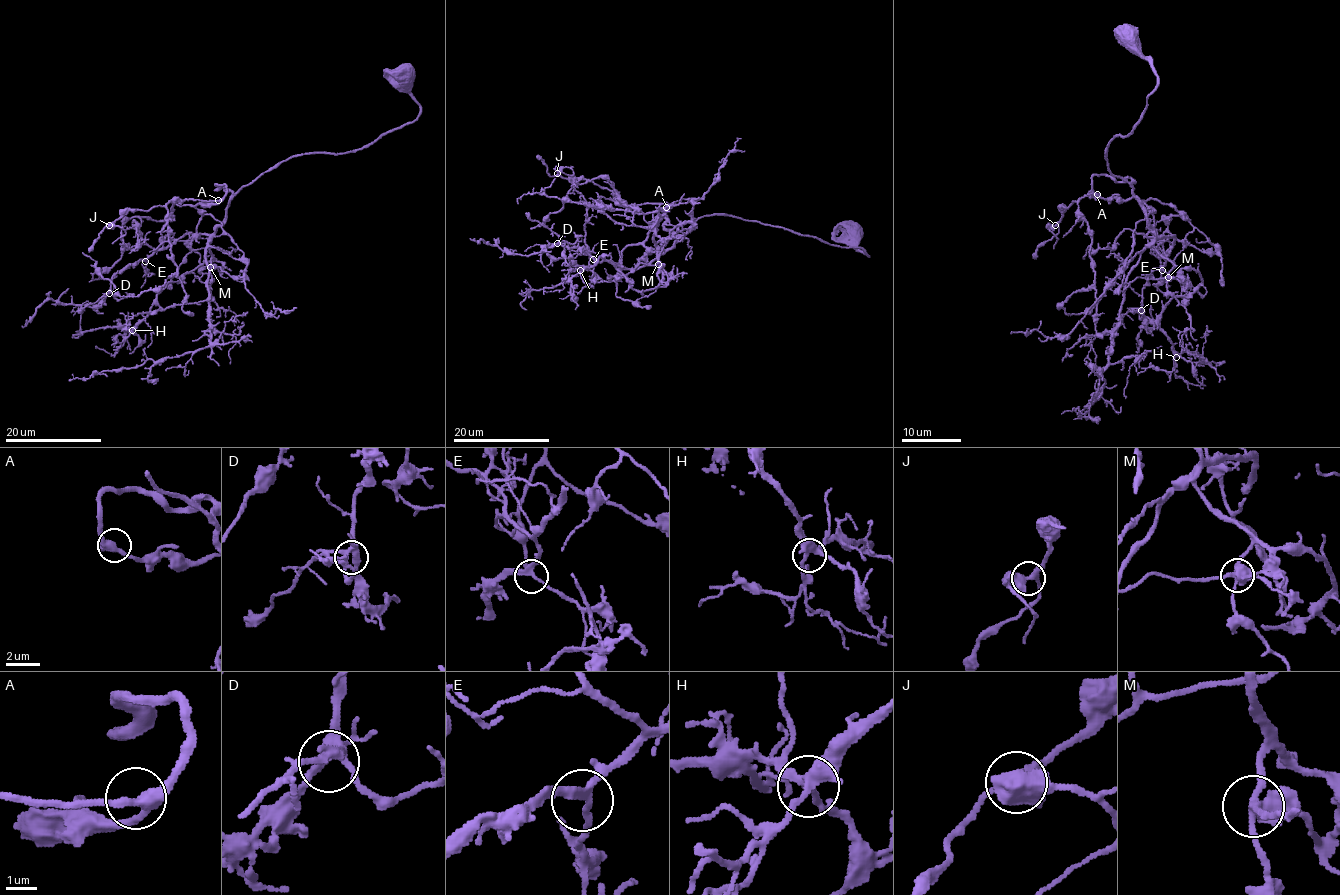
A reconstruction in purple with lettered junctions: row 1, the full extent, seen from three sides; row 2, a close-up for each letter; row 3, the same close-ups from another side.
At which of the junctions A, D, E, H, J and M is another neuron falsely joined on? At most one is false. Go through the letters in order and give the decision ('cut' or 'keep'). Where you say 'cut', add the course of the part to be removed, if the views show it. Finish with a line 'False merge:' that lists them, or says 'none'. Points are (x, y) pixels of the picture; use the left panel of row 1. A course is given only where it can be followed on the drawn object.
A: keep
D: keep
E: keep
H: keep
J: keep
M: keep
False merge: none

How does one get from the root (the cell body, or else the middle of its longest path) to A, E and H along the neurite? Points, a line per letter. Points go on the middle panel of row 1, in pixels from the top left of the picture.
A: (853, 228), (867, 255), (732, 215), (703, 215), (683, 234), (672, 234), (664, 214), (675, 203), (666, 207)
E: (853, 228), (859, 232), (858, 247), (867, 255), (860, 247), (711, 214), (647, 264), (623, 269), (593, 259)
H: (853, 228), (867, 255), (711, 214), (649, 262), (640, 259), (629, 279), (604, 257), (580, 270)

